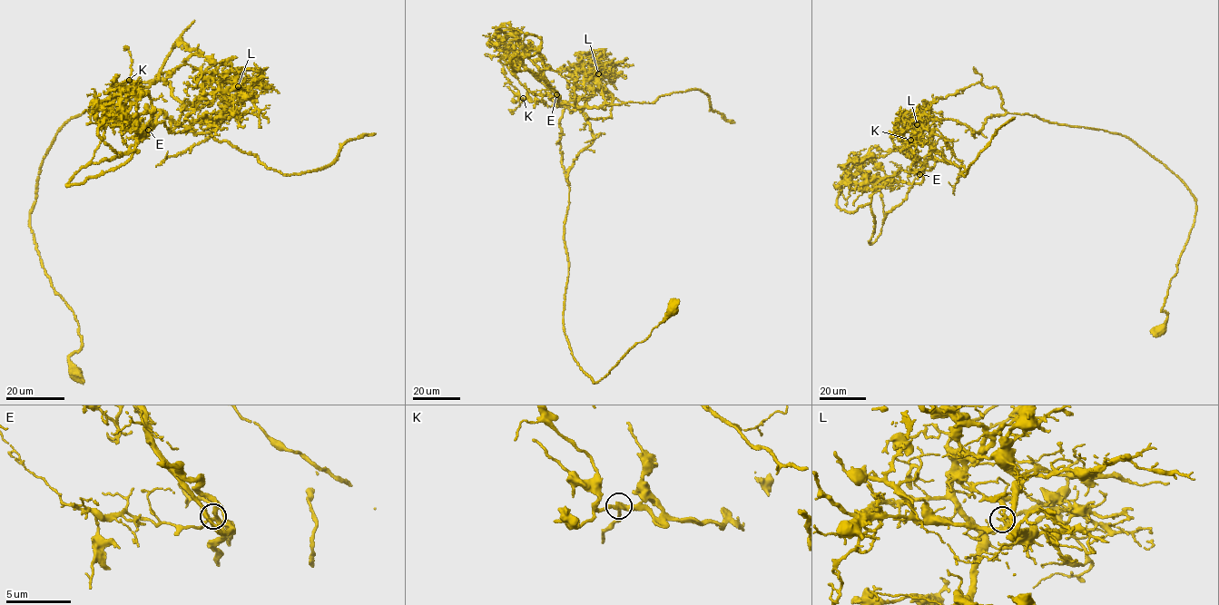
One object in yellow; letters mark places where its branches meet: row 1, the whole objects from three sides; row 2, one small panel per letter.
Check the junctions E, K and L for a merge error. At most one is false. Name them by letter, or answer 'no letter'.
L

